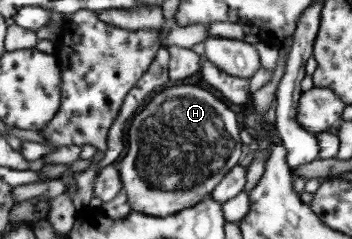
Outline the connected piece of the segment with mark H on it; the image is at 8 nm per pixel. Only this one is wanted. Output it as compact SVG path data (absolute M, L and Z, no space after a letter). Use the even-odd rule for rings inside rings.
M176 85L174 87L164 88L161 92L156 93L150 102L131 120L127 128L127 153L118 164L119 173L123 183L129 205L133 211L142 212L149 216L173 216L186 208L193 208L206 200L213 194L218 184L222 183L222 179L238 165L242 158L242 140L240 140L240 124L238 124L238 113L234 112L230 107L230 103L226 100L216 98L214 94L208 92L198 85Z

